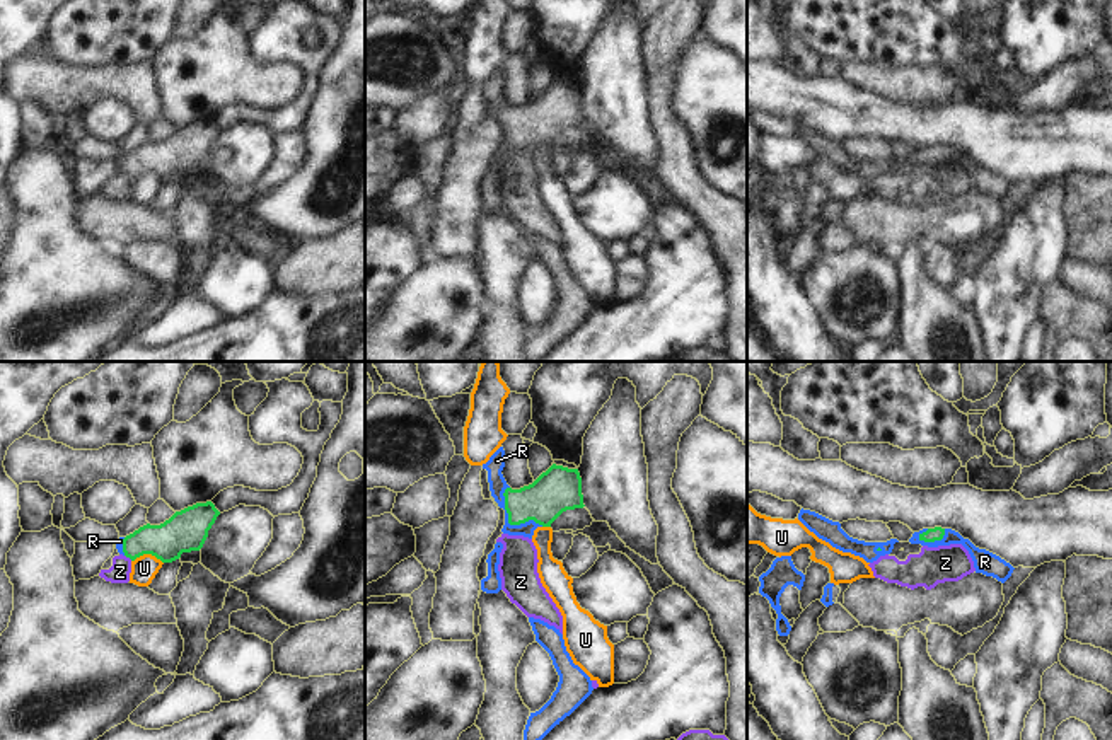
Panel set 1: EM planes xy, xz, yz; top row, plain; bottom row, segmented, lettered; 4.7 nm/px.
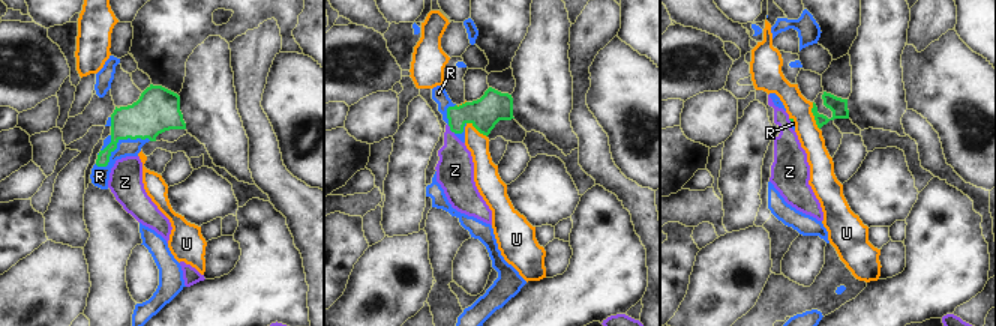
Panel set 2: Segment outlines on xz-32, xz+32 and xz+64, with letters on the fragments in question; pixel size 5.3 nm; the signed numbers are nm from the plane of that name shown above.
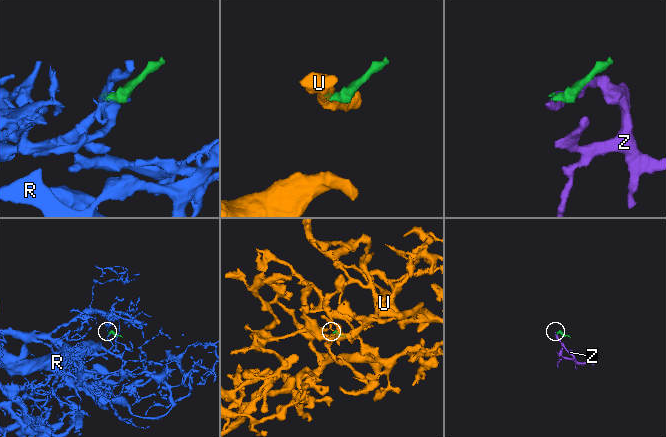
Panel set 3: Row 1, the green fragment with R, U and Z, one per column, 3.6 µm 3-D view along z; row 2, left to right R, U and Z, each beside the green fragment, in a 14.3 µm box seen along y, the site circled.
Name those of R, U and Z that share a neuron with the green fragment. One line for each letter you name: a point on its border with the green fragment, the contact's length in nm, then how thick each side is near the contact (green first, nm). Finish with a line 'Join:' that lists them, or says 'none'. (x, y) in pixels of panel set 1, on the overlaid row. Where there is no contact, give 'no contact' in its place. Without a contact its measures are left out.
R: meets green in xz at (509, 522); contact 260 nm long; 200 nm thick on the green side, 80 nm on the other
Join: R

